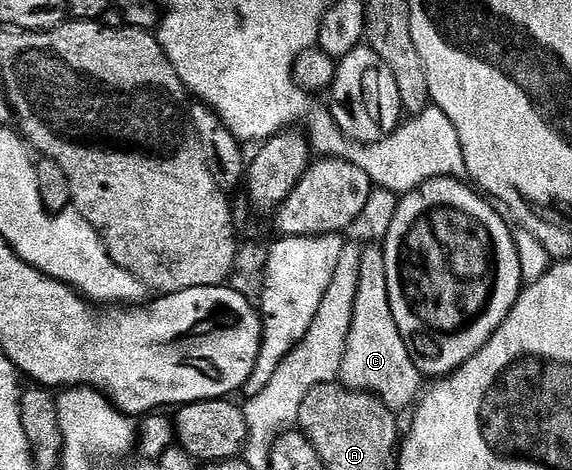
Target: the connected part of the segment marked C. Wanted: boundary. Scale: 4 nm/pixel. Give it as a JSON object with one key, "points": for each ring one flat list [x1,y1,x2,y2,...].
{"points":[[369,246,361,253,359,291,355,294,355,314,344,350,340,381,346,387,380,397,389,408,400,412,420,397,423,377,415,366,391,310,387,294,387,262,381,246]]}

